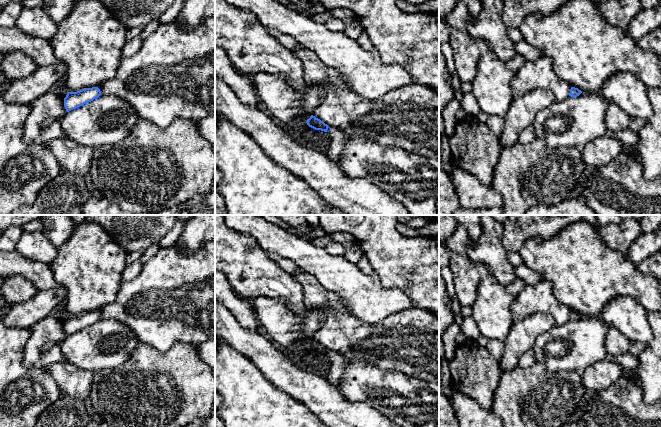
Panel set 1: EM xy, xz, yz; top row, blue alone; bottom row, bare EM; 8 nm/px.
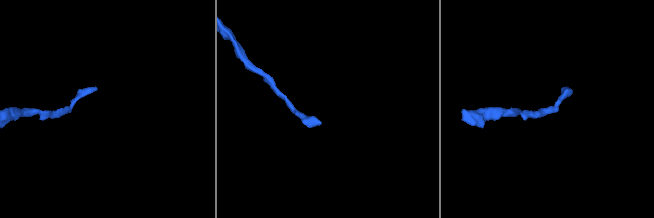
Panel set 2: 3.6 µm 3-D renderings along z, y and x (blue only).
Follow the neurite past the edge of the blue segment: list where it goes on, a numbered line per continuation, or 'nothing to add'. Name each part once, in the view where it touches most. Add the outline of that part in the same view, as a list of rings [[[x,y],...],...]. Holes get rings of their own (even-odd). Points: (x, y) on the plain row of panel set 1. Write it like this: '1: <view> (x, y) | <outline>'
1: xz (338, 362) | [[[329,350],[326,357],[330,362],[330,372],[327,380],[336,387],[345,371],[348,360],[342,354],[333,350]]]

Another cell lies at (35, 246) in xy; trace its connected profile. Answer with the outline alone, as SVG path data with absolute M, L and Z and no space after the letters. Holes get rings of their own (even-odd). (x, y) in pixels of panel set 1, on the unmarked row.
M23 231L15 250L30 260L45 264L50 264L57 254L57 246L38 231Z

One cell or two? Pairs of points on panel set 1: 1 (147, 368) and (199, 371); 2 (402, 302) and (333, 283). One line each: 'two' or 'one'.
1: one
2: one

